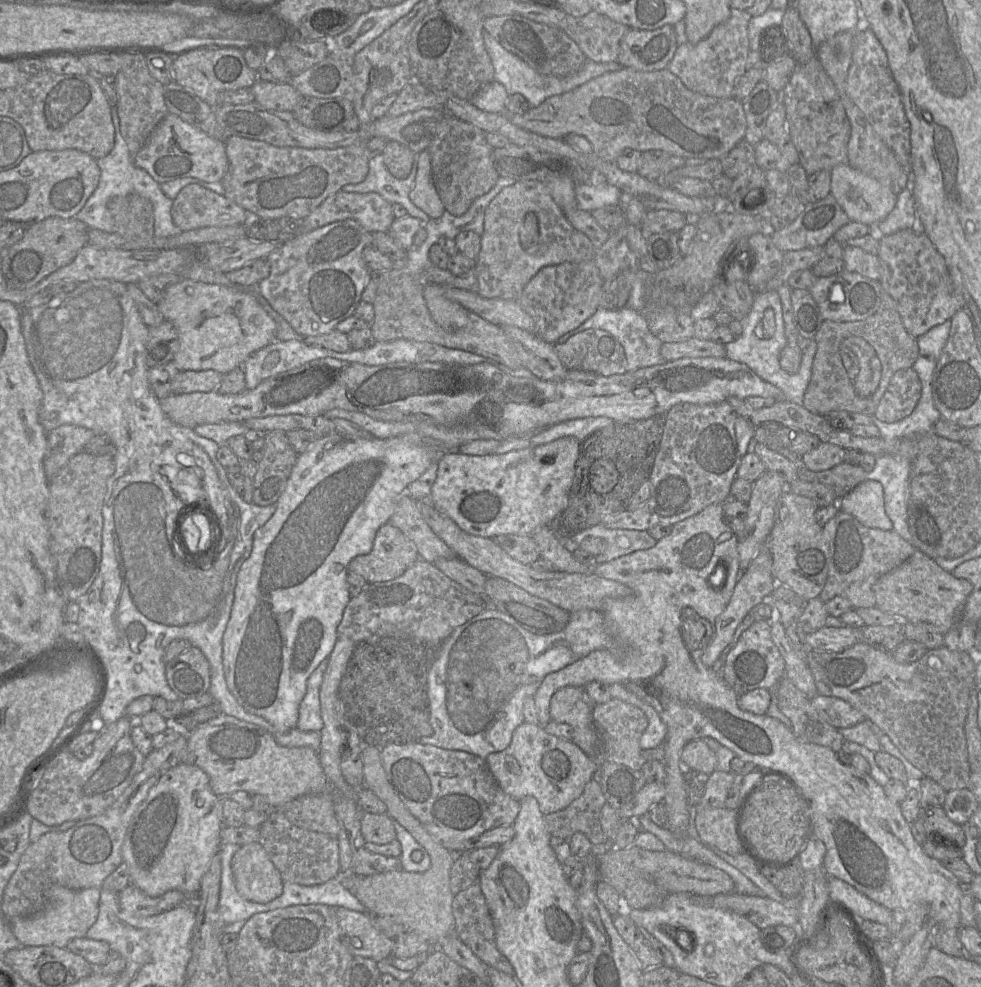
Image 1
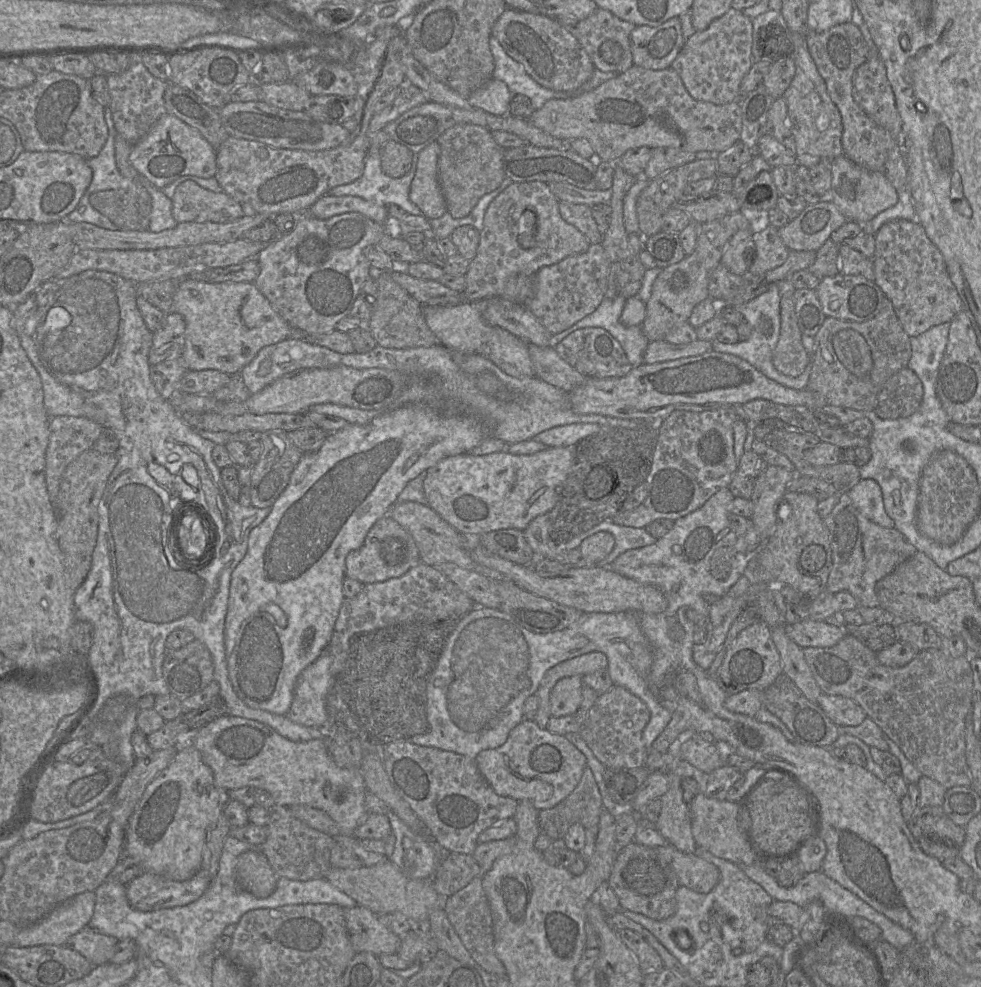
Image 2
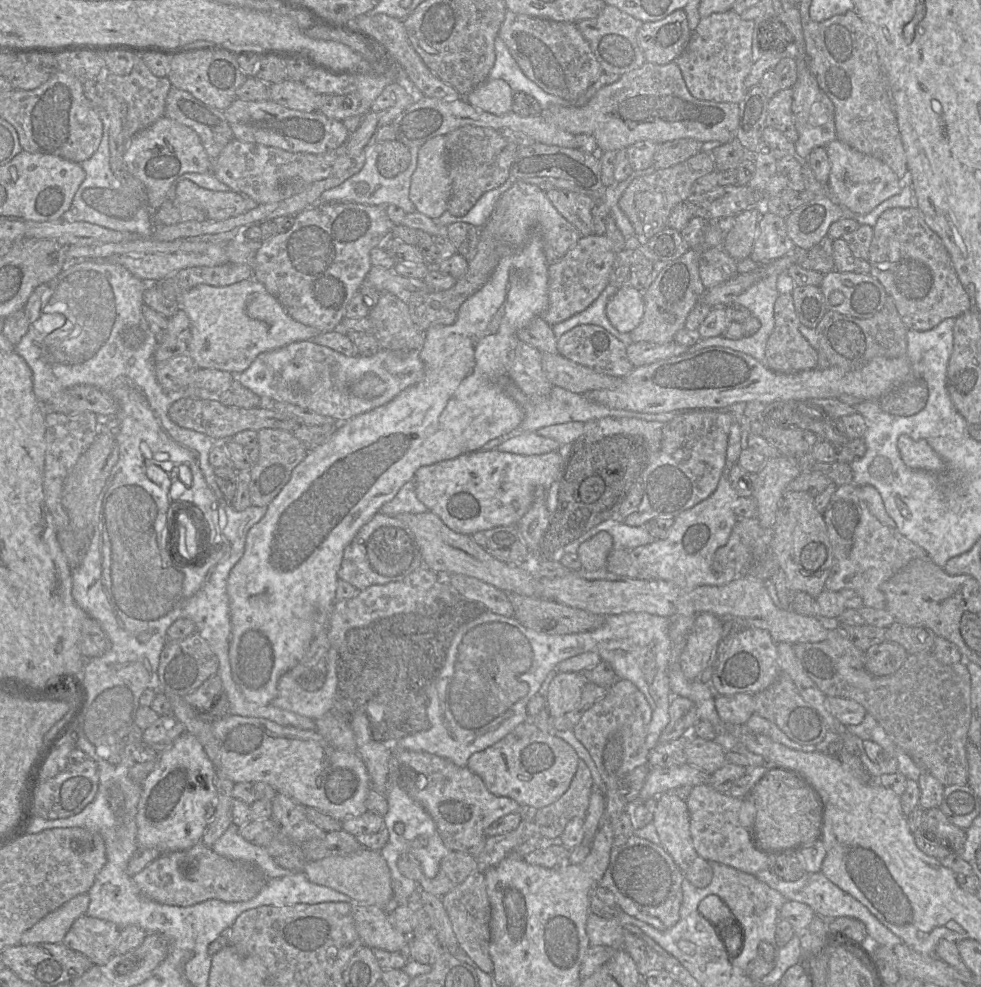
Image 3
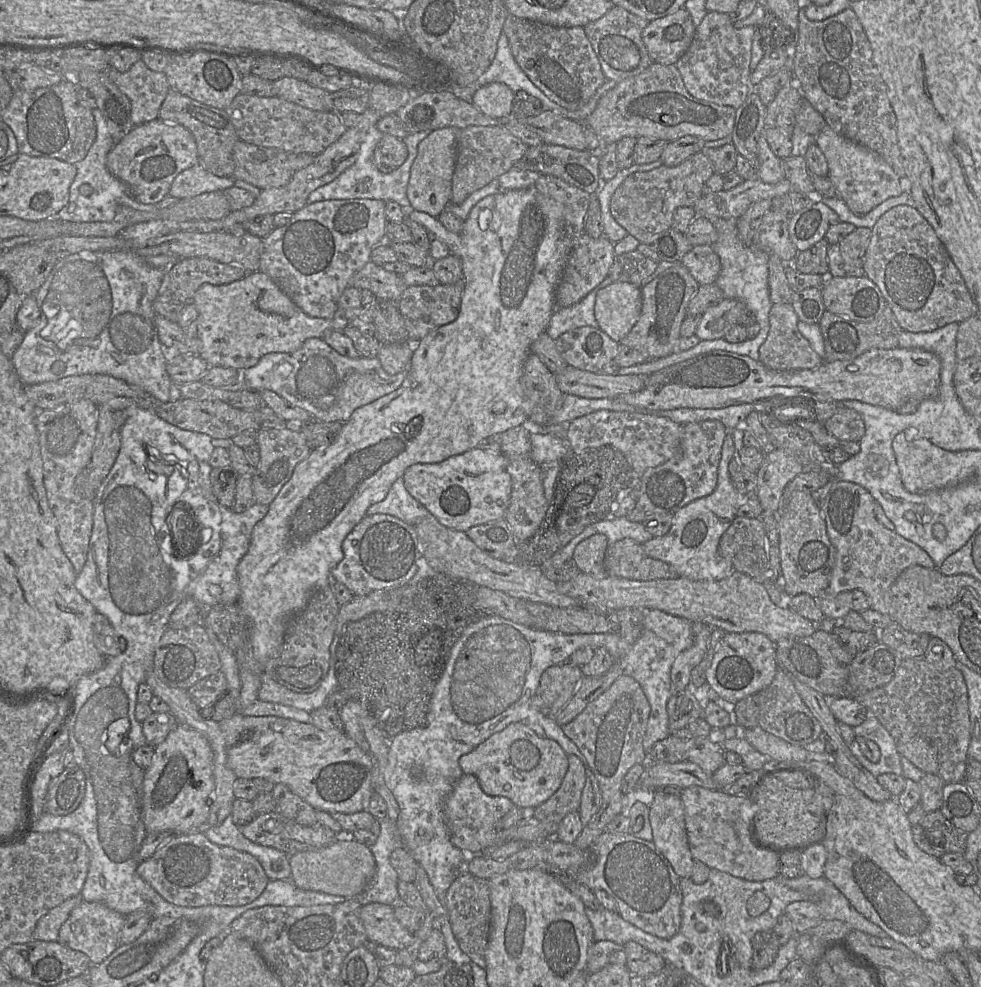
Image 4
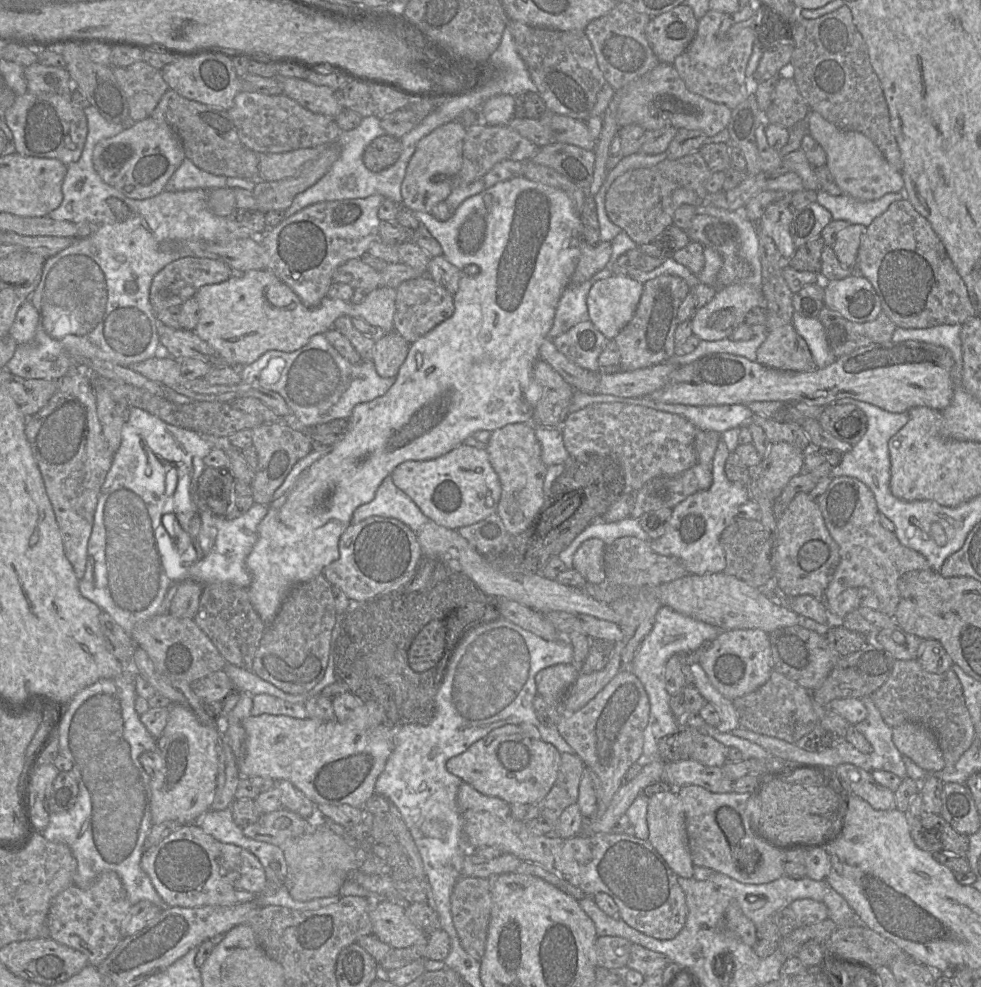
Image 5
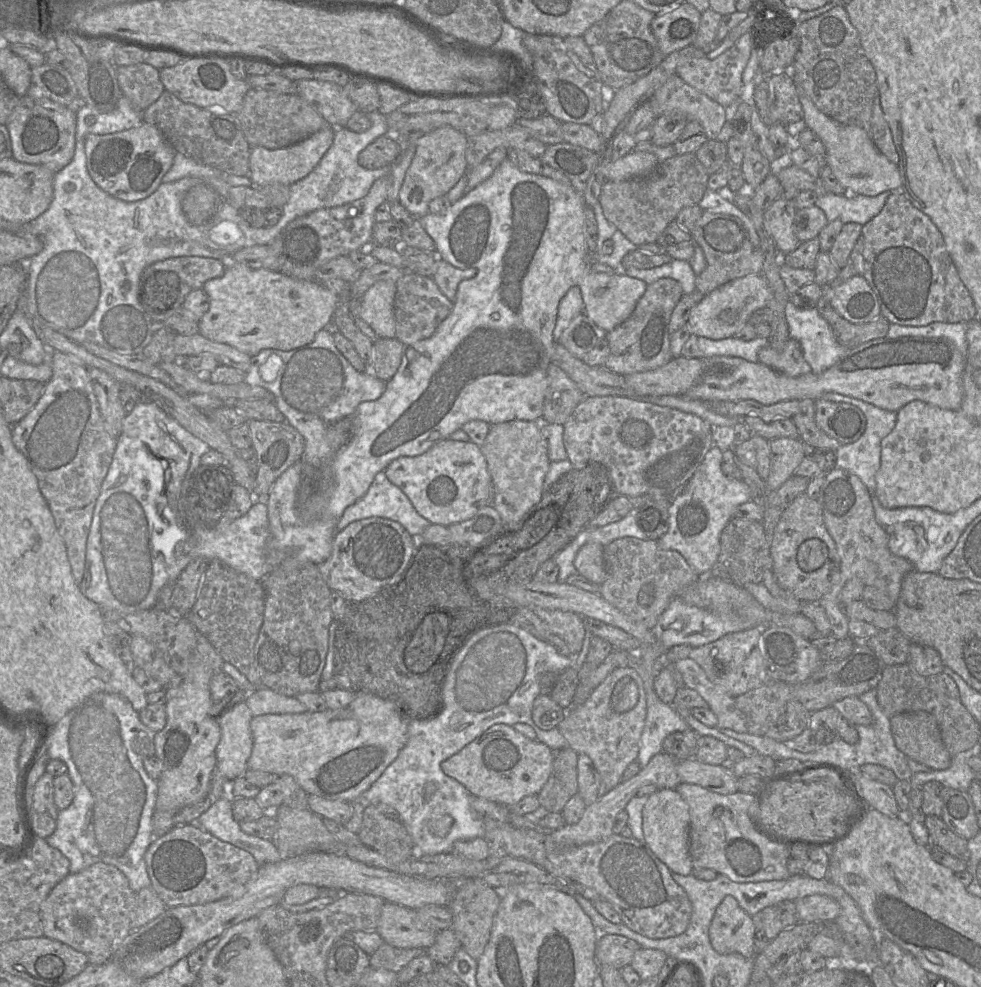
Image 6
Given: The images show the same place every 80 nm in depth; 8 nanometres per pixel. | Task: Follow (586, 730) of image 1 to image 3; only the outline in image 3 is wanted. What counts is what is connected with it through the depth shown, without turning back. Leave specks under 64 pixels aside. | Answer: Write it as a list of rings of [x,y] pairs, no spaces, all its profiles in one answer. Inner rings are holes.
[[[583,672],[556,674],[551,679],[545,695],[550,716],[558,718],[574,710],[581,700],[586,682]]]

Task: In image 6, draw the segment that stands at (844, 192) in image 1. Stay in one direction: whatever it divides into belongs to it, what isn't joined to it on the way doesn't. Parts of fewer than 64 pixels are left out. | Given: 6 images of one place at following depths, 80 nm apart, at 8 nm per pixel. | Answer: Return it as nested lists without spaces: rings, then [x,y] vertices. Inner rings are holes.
[[[797,90],[803,108],[803,120],[826,148],[825,163],[841,185],[854,195],[874,197],[883,192],[902,187],[898,165],[891,163],[878,151],[870,136],[860,127],[843,125],[823,112],[800,90]]]

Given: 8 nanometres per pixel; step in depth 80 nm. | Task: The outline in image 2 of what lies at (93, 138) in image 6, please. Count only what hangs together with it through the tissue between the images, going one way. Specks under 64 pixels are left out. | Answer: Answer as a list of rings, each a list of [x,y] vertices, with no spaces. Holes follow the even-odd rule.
[[[165,113],[148,133],[133,145],[129,160],[142,177],[162,190],[181,176],[213,178],[217,171],[216,157],[216,150],[198,130]]]

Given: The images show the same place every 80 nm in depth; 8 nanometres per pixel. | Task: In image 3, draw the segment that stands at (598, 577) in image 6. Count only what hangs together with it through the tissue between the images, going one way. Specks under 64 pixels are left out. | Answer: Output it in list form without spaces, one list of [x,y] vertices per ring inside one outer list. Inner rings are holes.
[[[605,531],[584,541],[576,552],[582,564],[581,569],[596,571],[606,568],[607,558],[612,549],[612,536]]]

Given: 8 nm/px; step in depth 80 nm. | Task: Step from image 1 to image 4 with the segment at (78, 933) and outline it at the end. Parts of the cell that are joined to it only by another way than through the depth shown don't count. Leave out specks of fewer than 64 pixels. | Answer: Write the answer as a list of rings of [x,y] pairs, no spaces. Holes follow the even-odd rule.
[[[79,894],[51,909],[36,924],[32,939],[48,942],[57,941],[61,926],[68,919],[72,910],[82,901],[83,898]]]

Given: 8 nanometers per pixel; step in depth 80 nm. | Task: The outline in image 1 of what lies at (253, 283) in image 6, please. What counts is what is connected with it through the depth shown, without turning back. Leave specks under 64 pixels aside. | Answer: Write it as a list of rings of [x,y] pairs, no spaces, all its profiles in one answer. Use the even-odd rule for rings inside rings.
[[[181,278],[165,290],[156,305],[164,320],[171,322],[178,332],[179,345],[172,362],[179,371],[214,370],[225,375],[242,366],[252,354],[275,340],[276,322],[251,292],[239,286],[208,284]]]

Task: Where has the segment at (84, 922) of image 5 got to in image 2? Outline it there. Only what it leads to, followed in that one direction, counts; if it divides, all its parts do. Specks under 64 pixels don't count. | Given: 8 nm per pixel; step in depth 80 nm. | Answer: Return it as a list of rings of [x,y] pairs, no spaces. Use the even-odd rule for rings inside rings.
[[[88,925],[71,936],[64,946],[79,952],[93,966],[98,966],[110,962],[117,943],[115,937],[102,934]]]

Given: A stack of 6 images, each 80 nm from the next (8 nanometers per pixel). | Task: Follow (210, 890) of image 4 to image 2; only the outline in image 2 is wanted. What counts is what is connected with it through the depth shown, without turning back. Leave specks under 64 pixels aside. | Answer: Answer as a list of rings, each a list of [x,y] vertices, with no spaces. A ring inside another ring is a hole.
[[[202,868],[185,881],[143,871],[126,885],[126,897],[132,908],[143,912],[175,908],[200,899],[211,883],[208,871]]]

